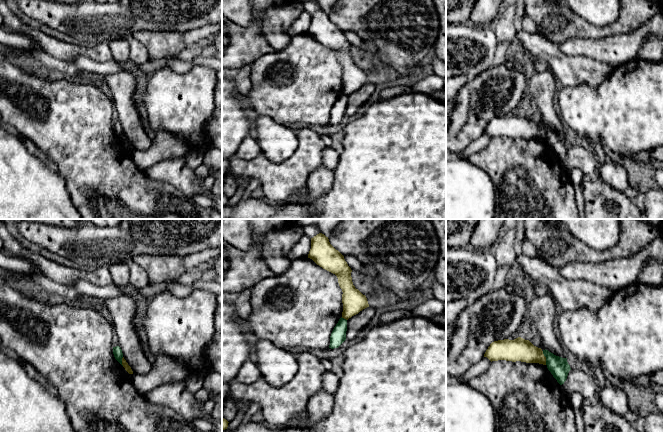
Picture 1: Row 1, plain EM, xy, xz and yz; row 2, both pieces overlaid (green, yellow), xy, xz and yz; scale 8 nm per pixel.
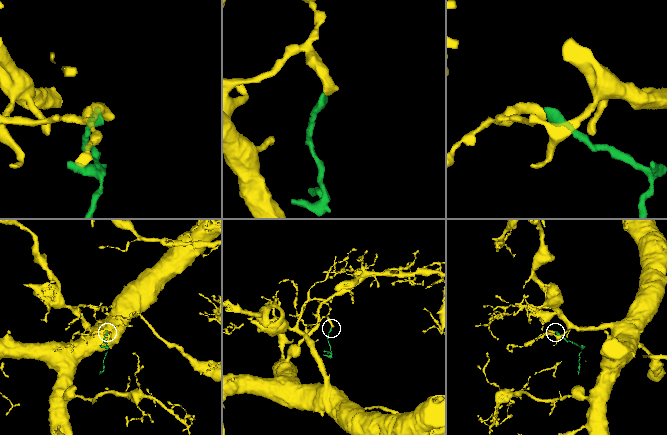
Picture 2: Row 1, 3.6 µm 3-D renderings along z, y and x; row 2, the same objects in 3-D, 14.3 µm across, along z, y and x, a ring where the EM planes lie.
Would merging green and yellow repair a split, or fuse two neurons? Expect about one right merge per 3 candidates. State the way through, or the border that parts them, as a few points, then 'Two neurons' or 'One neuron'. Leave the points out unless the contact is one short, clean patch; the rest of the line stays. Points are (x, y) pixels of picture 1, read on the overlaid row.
Boundary: yz (542, 351), (546, 364). Two neurons

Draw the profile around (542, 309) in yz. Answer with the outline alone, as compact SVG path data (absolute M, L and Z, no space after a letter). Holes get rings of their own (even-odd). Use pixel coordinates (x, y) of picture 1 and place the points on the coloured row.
M549 293L544 296L536 296L527 308L540 335L542 351L546 349L556 356L566 358L566 350L558 343L554 335L553 325L558 306L552 295Z

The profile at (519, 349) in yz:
M521 337L514 340L504 339L492 342L484 357L487 357L491 362L506 360L546 365L546 357L542 349Z

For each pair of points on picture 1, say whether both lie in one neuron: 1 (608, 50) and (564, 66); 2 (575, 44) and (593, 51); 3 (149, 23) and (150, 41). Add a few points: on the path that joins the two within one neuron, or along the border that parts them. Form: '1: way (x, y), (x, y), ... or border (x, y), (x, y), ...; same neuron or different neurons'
1: border (565, 53), (587, 56), (610, 66); different neurons
2: way (579, 47), (589, 48); same neuron
3: border (172, 32), (136, 31), (131, 36); different neurons

